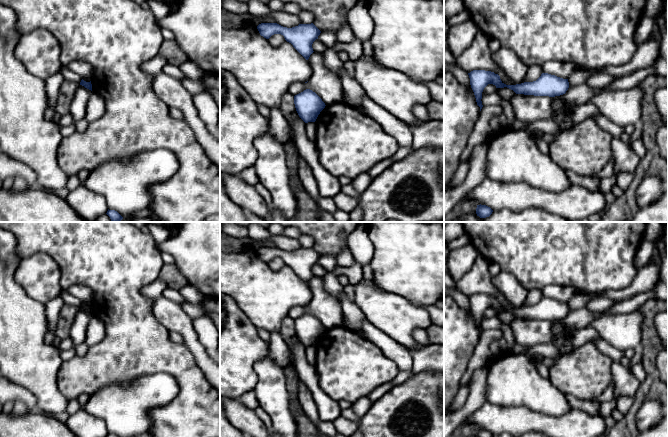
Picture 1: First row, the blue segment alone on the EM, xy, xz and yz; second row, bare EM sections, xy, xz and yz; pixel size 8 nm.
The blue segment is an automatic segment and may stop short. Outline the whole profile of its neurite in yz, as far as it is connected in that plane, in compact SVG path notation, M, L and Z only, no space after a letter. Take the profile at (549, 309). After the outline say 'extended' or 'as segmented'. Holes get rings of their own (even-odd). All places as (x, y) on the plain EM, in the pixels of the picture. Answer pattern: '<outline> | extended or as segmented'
M473 294L470 297L468 297L468 299L470 302L470 309L471 309L473 316L474 316L477 329L480 331L480 335L483 331L482 325L481 325L482 316L488 308L493 308L496 310L496 312L507 311L507 312L513 314L516 318L534 319L534 320L549 320L549 321L563 319L566 317L566 315L569 312L568 303L563 303L563 302L560 302L560 301L557 301L555 299L551 299L548 297L542 297L541 300L536 305L524 306L524 307L516 308L516 309L504 308L501 305L500 300L498 298L495 298L494 296L491 296L491 295Z | as segmented

